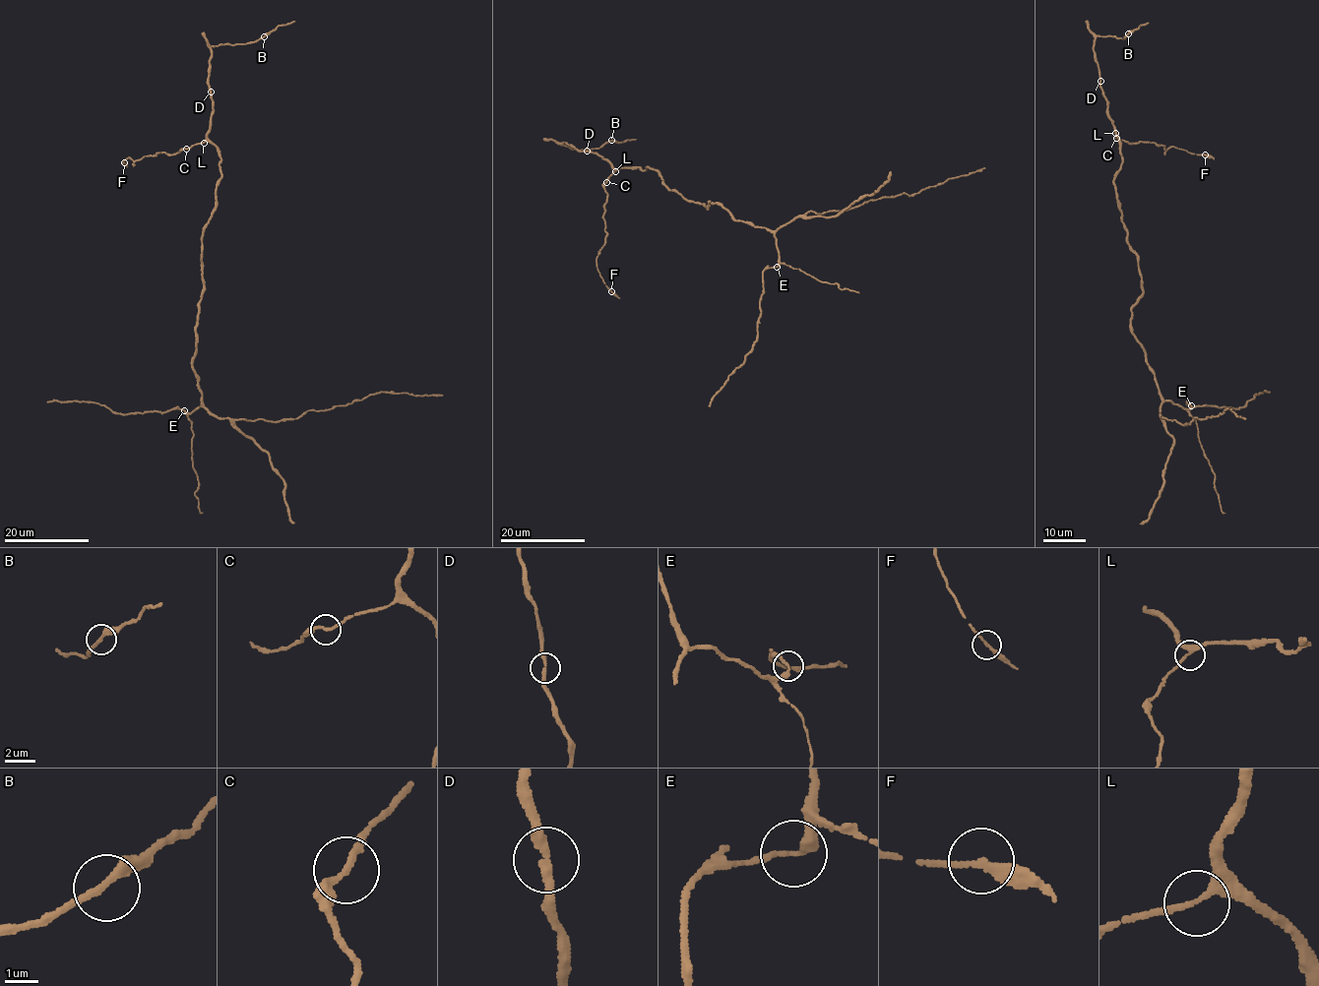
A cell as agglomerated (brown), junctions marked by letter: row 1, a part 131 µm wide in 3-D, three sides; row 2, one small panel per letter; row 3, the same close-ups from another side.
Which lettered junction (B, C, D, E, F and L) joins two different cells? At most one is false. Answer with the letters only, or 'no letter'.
no letter

